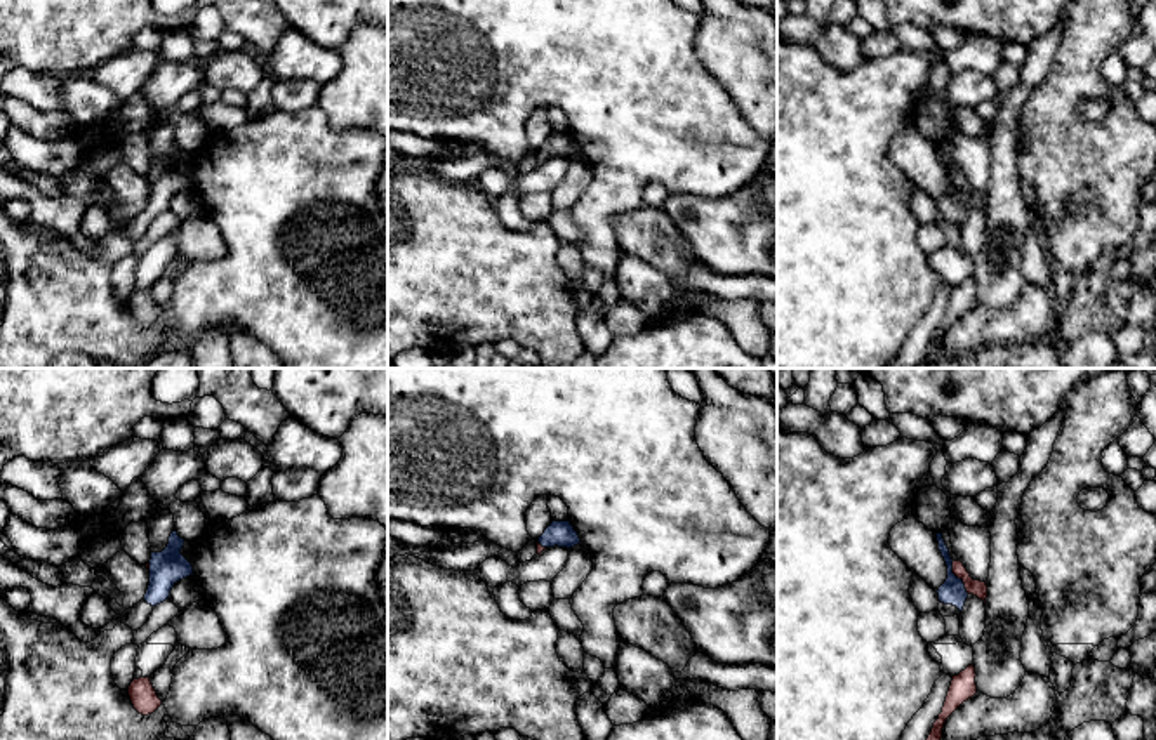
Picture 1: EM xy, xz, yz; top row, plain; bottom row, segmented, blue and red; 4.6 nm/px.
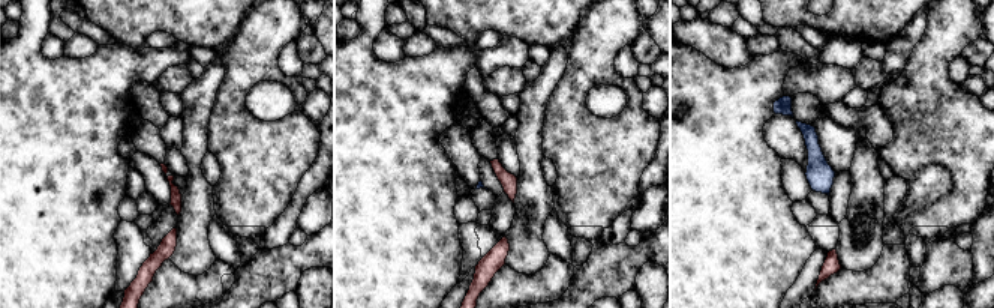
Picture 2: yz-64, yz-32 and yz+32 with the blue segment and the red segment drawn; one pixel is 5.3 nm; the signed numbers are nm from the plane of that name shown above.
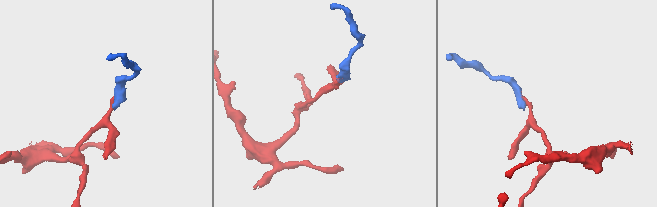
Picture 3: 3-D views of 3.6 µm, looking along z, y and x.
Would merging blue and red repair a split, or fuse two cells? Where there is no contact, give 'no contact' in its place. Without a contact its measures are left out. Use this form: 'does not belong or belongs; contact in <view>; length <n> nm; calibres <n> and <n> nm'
belongs; contact in yz; length 170 nm; calibres 120 and 70 nm

